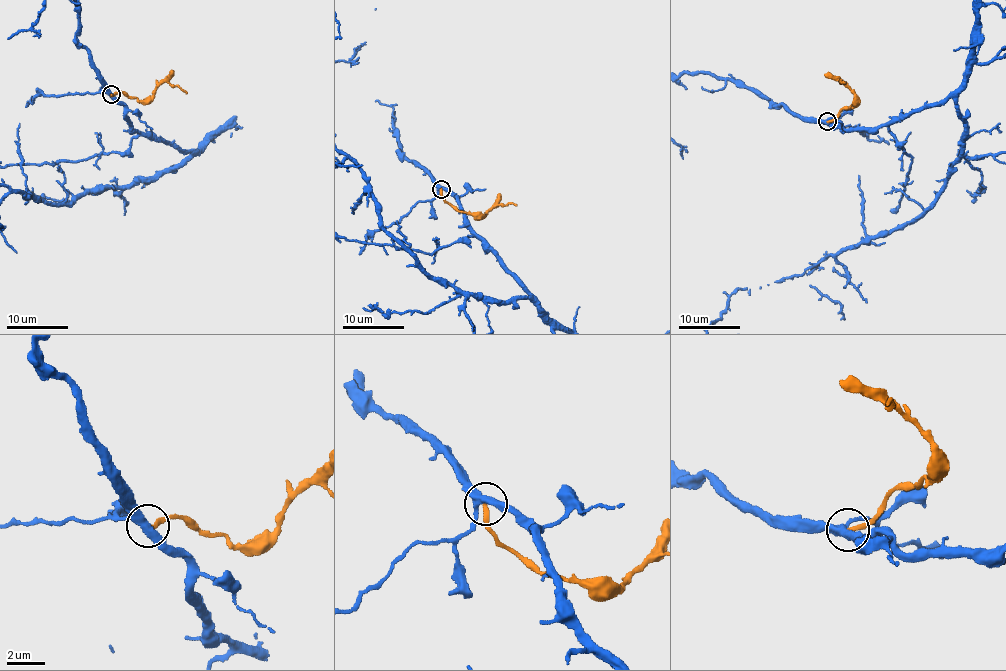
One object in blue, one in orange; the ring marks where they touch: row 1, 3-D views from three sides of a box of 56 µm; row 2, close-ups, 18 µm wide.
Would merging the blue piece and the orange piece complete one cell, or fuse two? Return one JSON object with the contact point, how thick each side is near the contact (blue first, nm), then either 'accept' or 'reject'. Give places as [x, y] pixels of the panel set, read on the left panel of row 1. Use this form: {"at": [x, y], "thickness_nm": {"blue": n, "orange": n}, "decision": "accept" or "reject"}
{"at": [111, 94], "thickness_nm": {"blue": 340, "orange": 240}, "decision": "reject"}

